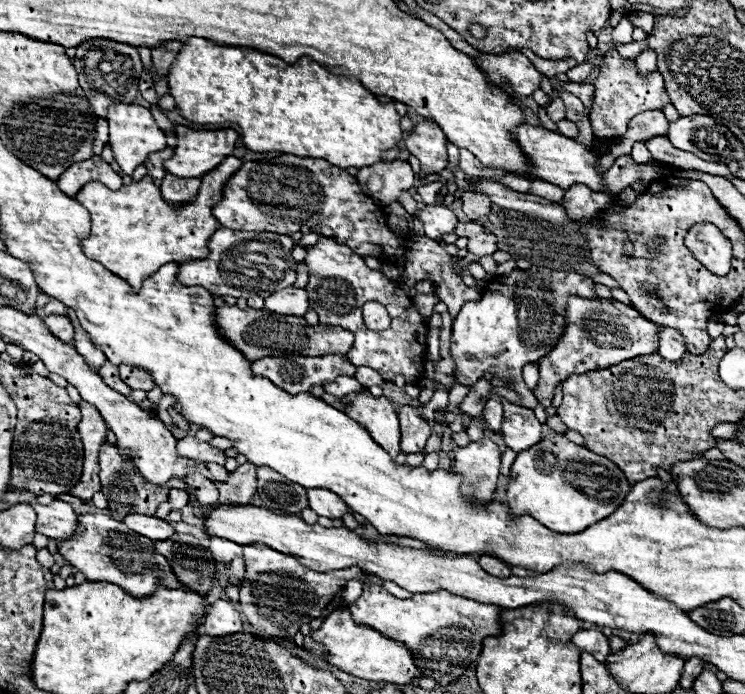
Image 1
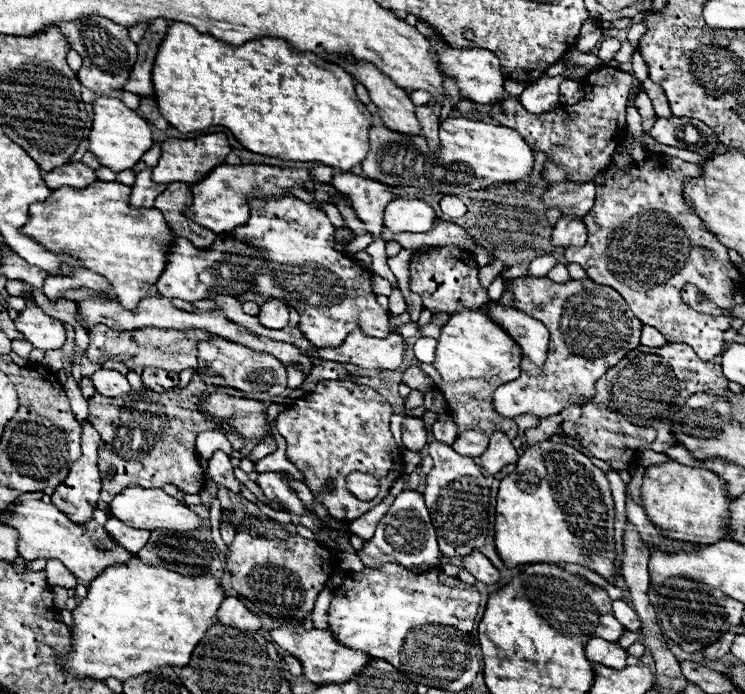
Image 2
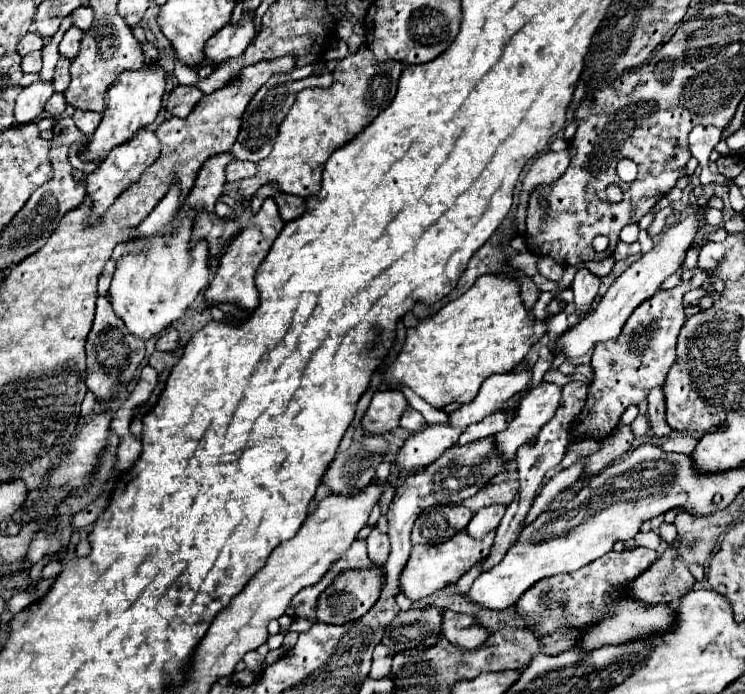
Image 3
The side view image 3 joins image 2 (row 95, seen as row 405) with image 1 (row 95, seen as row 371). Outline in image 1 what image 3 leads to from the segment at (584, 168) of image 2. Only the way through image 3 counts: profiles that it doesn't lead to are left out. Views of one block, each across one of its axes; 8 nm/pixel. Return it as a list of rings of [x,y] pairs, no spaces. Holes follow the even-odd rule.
[[[608,50],[604,54],[604,66],[600,68],[600,76],[594,82],[594,104],[590,112],[592,132],[594,138],[618,138],[626,132],[628,122],[646,110],[662,110],[666,104],[670,104],[670,98],[664,88],[664,78],[658,70],[642,76],[638,74],[636,62],[630,58],[622,58],[616,50]]]

